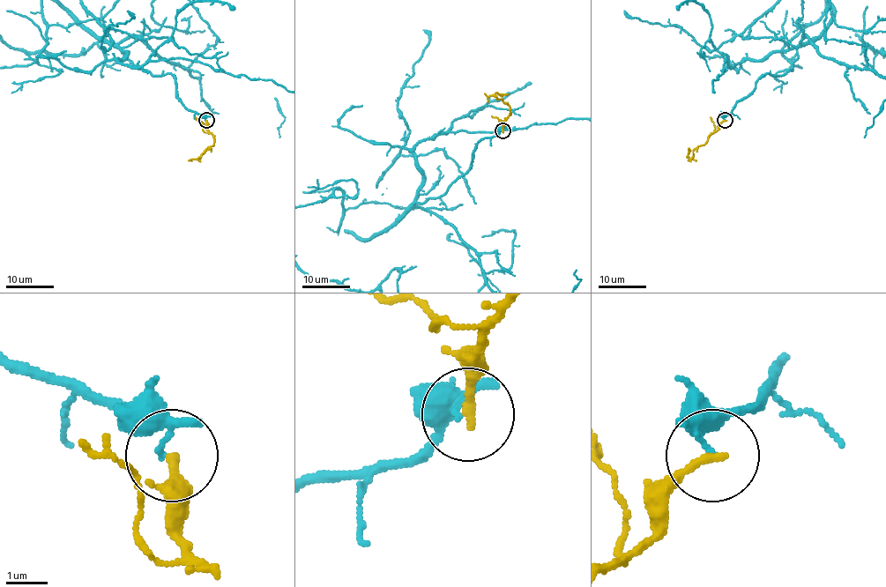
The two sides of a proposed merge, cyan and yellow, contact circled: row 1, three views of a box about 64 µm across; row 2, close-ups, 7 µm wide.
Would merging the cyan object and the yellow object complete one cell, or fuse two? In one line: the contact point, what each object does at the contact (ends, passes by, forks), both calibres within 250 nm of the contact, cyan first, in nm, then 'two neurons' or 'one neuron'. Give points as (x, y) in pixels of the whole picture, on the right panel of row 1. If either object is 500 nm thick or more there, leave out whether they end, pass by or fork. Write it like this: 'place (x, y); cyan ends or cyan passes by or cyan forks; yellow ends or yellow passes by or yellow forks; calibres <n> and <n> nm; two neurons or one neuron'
place (725, 120); cyan passes by; yellow ends; calibres 80 and 240 nm; two neurons

